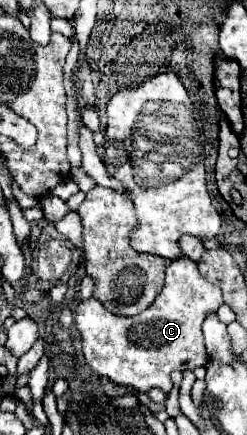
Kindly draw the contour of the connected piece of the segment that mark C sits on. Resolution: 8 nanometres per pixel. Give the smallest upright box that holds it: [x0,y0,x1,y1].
[75,257,221,393]

